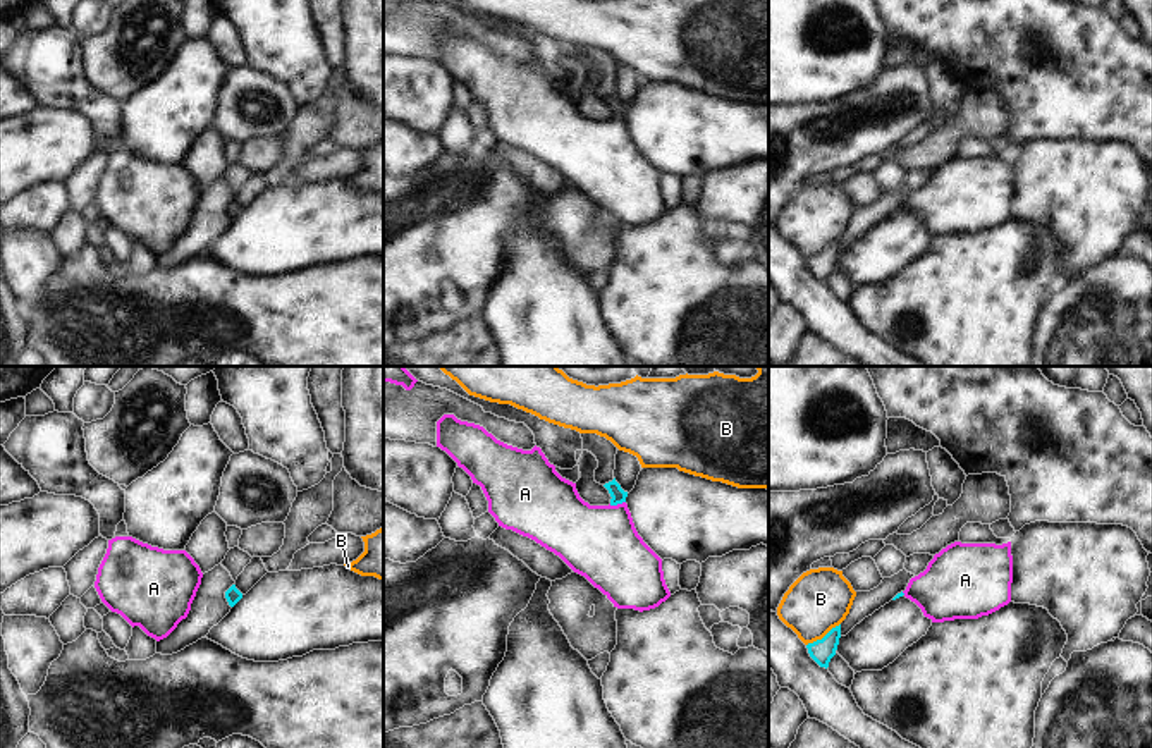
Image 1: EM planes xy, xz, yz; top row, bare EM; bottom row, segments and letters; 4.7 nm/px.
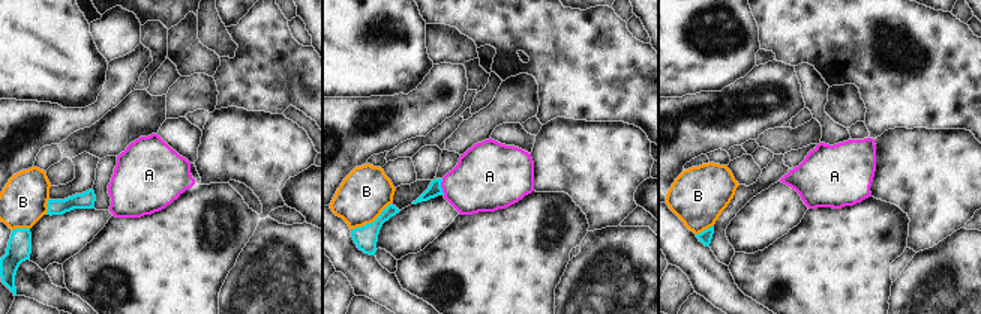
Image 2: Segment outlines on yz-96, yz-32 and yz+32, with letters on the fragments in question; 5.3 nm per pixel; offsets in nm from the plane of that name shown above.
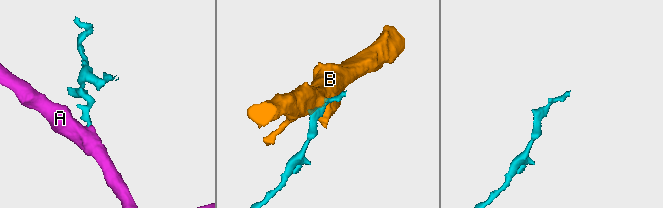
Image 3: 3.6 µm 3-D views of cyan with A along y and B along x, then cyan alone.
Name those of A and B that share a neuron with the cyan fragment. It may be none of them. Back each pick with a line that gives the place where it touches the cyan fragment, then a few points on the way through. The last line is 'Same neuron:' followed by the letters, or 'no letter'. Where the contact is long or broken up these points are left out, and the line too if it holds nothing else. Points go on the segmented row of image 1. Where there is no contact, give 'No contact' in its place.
A: Touches cyan at xz (616, 504). Path across: xz (618, 494), (616, 504), (616, 518), (599, 542)
Same neuron: A

